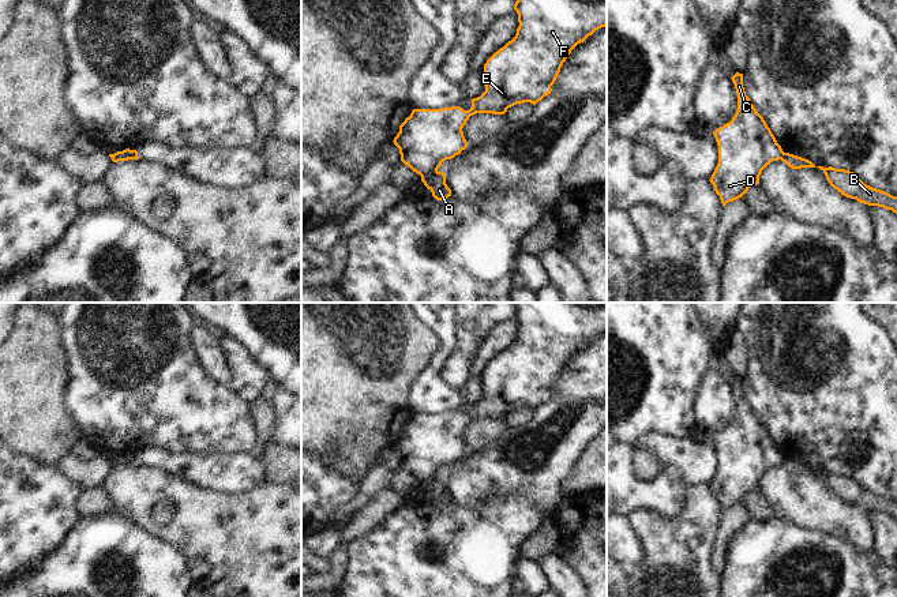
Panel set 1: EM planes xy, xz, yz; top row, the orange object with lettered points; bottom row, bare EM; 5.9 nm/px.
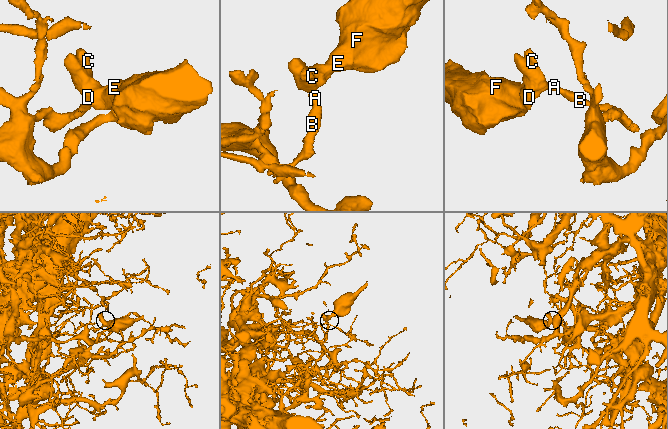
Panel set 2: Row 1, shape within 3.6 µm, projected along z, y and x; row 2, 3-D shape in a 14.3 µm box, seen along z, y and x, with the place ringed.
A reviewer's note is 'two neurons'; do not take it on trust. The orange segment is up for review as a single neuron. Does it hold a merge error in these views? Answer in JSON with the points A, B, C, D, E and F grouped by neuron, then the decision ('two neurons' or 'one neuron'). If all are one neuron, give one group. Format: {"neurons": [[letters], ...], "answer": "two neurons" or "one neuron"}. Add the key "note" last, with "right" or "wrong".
{"neurons": [["A", "B"], ["C", "D", "E", "F"]], "answer": "two neurons", "note": "right"}

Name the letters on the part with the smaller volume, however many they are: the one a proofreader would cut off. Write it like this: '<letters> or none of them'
C, D, E, F

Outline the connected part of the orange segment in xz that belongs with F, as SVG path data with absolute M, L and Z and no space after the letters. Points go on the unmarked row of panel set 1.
M518 303L514 315L519 327L517 339L484 369L485 397L470 405L472 413L413 414L399 431L393 447L399 454L401 466L417 480L436 477L443 466L454 463L468 453L462 433L470 421L504 420L517 409L536 410L551 399L551 391L571 356L607 331L607 303Z

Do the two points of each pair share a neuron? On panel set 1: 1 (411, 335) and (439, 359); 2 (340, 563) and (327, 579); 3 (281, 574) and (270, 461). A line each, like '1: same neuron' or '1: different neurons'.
1: different neurons
2: same neuron
3: different neurons

